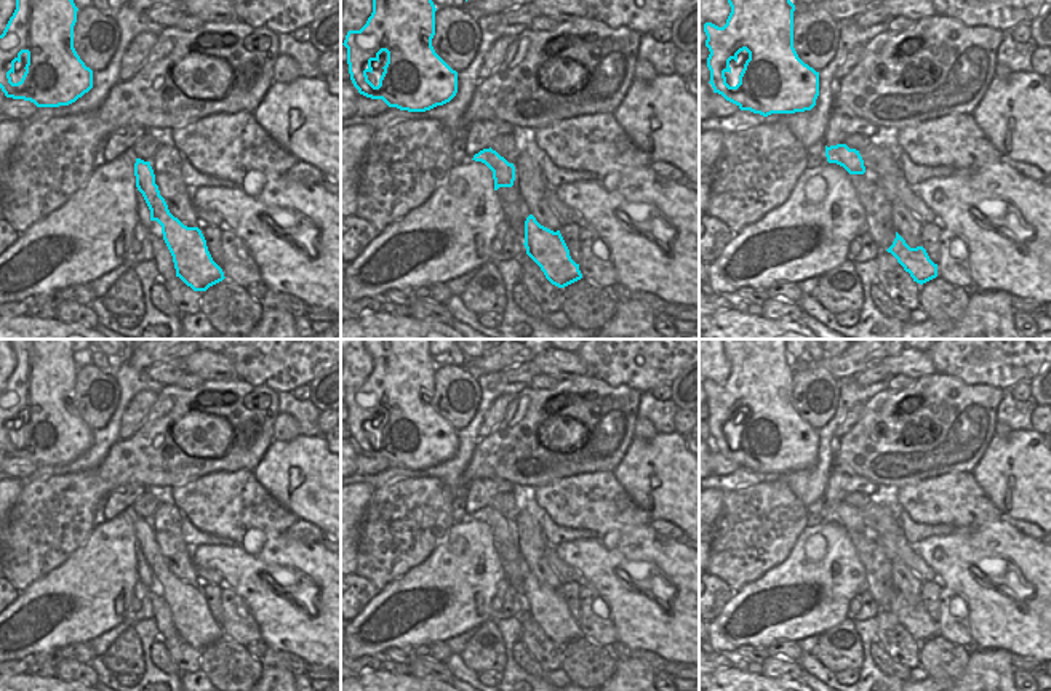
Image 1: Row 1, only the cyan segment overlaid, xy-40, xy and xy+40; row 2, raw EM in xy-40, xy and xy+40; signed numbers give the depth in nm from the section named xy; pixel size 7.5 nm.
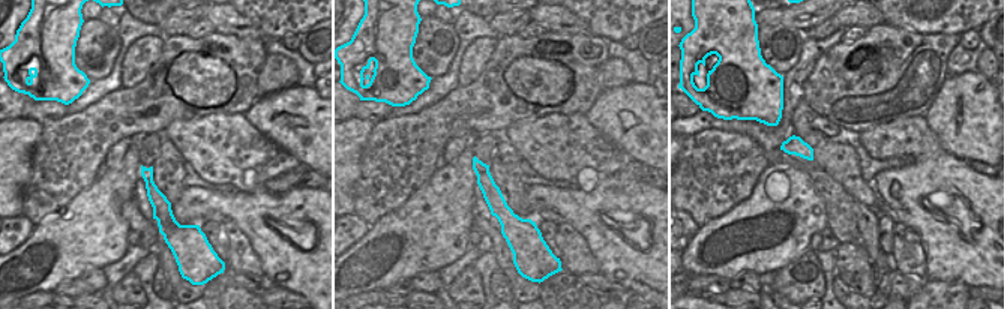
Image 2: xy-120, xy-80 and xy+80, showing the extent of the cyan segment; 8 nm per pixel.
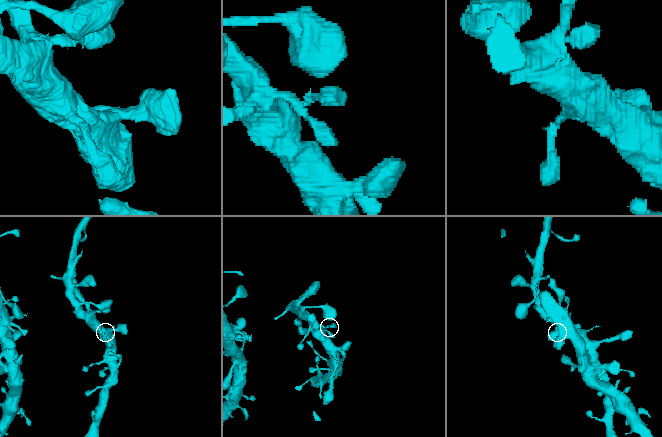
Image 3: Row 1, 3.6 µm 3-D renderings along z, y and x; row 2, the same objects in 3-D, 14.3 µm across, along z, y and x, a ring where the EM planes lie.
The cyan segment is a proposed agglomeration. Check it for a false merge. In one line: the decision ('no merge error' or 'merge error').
no merge error

